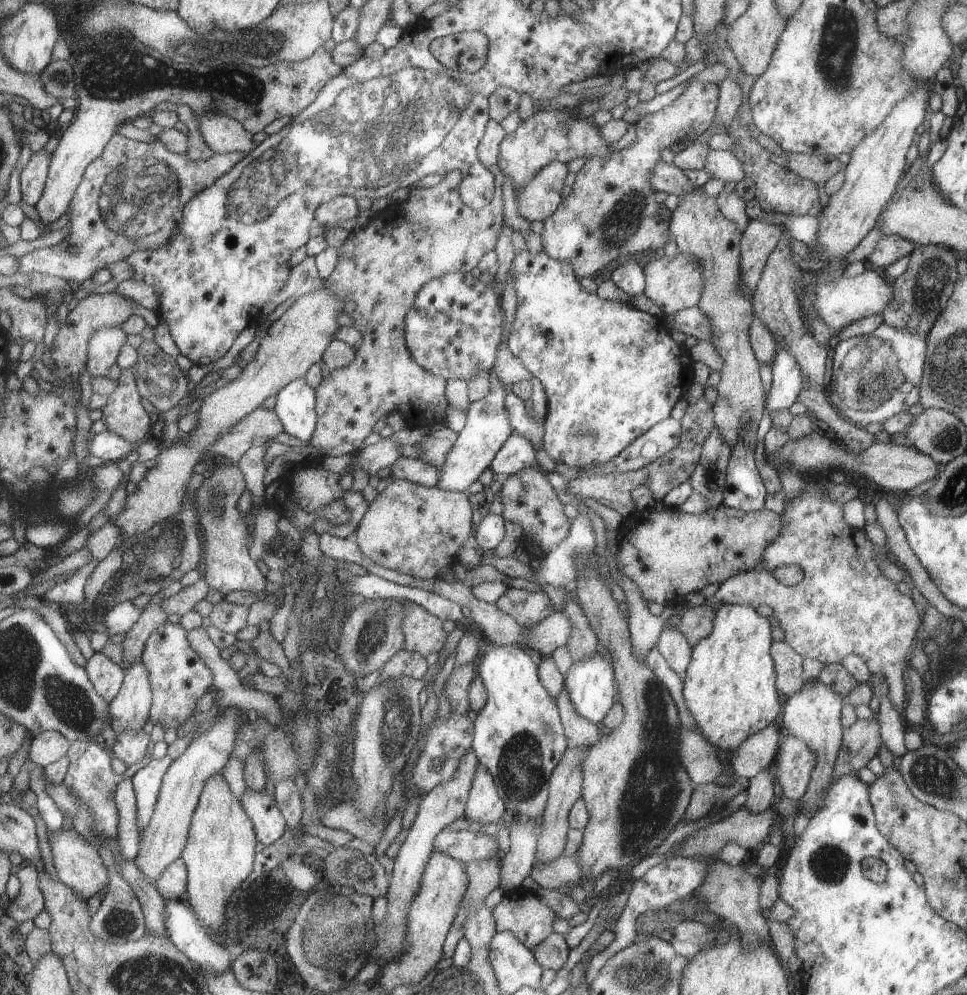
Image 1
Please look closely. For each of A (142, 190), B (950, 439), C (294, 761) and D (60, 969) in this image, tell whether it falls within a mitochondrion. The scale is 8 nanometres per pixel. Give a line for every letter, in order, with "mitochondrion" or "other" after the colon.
A: mitochondrion
B: mitochondrion
C: mitochondrion
D: other

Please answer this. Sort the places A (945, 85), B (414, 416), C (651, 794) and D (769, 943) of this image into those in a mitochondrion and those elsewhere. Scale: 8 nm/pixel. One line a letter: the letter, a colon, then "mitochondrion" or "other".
A: other
B: other
C: mitochondrion
D: other

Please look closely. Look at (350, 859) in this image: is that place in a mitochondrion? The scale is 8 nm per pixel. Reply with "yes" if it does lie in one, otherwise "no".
yes

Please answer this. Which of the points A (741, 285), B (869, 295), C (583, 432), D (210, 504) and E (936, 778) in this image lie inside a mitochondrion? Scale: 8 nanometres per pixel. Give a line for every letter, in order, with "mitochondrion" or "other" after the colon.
A: other
B: other
C: mitochondrion
D: mitochondrion
E: mitochondrion

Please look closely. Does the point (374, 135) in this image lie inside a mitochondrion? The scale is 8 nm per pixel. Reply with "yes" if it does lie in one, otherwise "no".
yes

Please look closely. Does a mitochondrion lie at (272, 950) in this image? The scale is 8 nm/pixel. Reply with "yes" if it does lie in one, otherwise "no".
no

